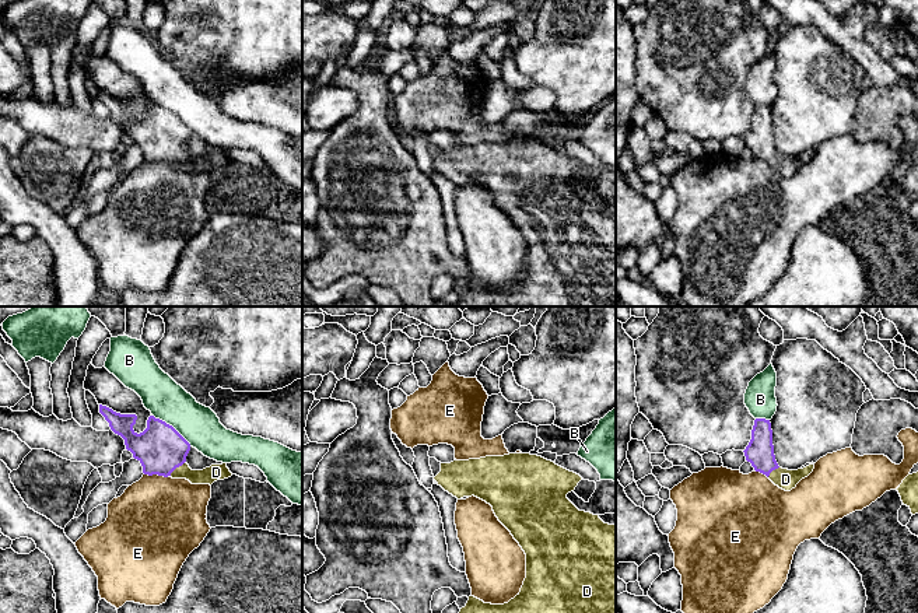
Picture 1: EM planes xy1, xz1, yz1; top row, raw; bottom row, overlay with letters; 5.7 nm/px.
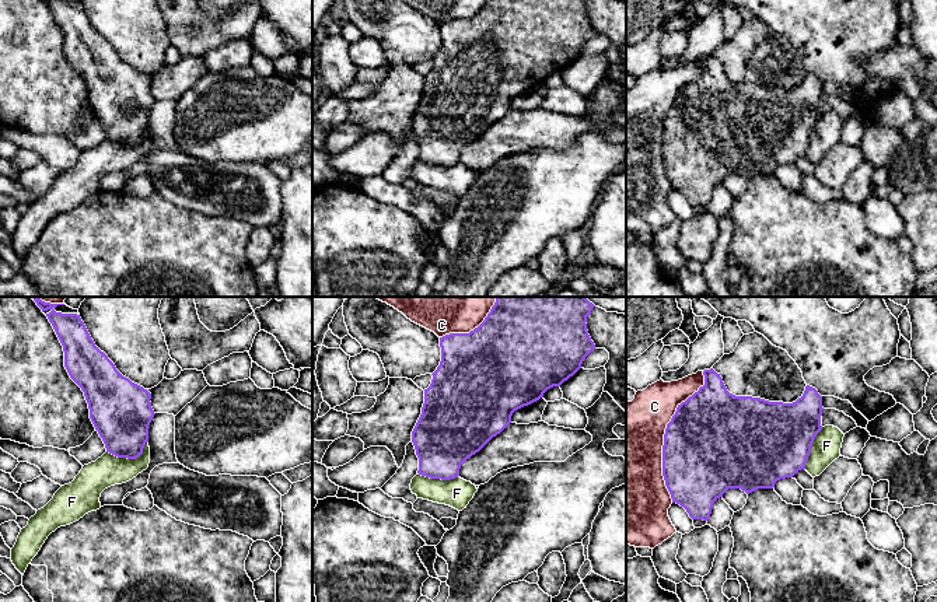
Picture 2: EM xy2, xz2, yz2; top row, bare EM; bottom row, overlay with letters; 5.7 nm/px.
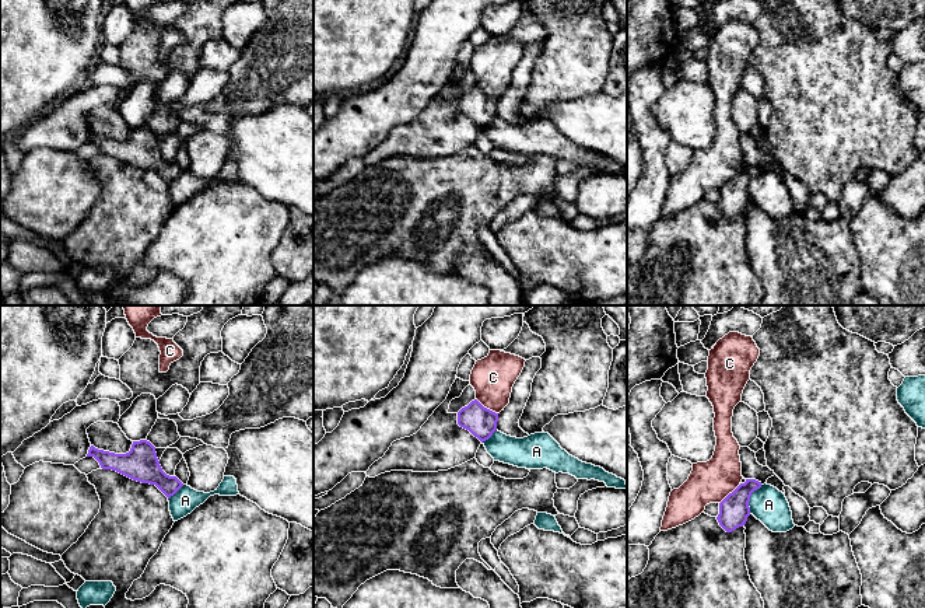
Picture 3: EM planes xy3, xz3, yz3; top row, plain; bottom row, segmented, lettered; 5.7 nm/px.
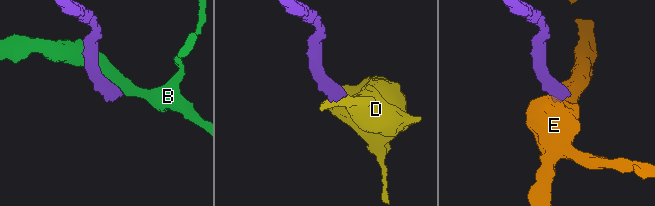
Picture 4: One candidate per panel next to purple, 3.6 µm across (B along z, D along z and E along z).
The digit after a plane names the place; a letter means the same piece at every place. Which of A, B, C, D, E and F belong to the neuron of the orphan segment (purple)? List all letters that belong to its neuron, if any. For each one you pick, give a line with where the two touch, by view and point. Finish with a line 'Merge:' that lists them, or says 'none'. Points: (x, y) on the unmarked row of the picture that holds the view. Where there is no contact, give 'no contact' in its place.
D: xy1 (175, 154)
Merge: D

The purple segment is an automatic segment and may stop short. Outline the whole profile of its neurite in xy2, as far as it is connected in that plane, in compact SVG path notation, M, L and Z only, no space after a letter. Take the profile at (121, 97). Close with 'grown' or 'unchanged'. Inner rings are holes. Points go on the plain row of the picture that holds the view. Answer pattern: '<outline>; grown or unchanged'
M46 0L64 38L64 53L70 64L81 74L90 95L90 105L102 125L106 139L136 146L148 129L148 112L154 104L151 80L123 63L91 25L84 8L77 0Z; unchanged

